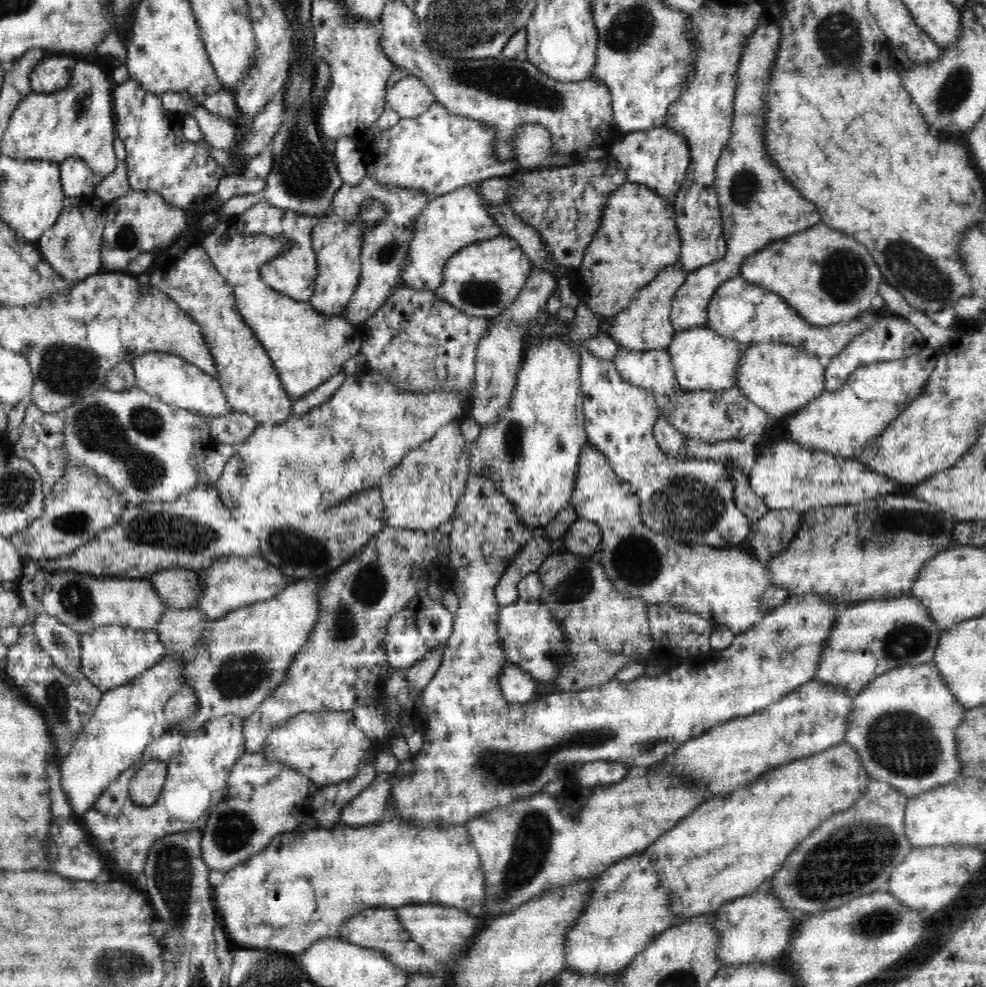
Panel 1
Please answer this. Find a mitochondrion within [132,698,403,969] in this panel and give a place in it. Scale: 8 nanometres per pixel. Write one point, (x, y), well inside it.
(173, 865)

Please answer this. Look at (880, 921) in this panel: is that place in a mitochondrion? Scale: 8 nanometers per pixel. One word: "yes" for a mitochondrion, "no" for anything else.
yes

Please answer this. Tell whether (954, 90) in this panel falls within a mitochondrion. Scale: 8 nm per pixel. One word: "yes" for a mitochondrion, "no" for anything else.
yes

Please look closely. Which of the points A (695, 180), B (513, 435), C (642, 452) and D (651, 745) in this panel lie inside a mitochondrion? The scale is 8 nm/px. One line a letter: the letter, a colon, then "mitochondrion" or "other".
A: other
B: mitochondrion
C: other
D: other

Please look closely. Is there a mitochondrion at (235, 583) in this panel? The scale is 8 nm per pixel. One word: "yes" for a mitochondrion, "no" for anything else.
no

